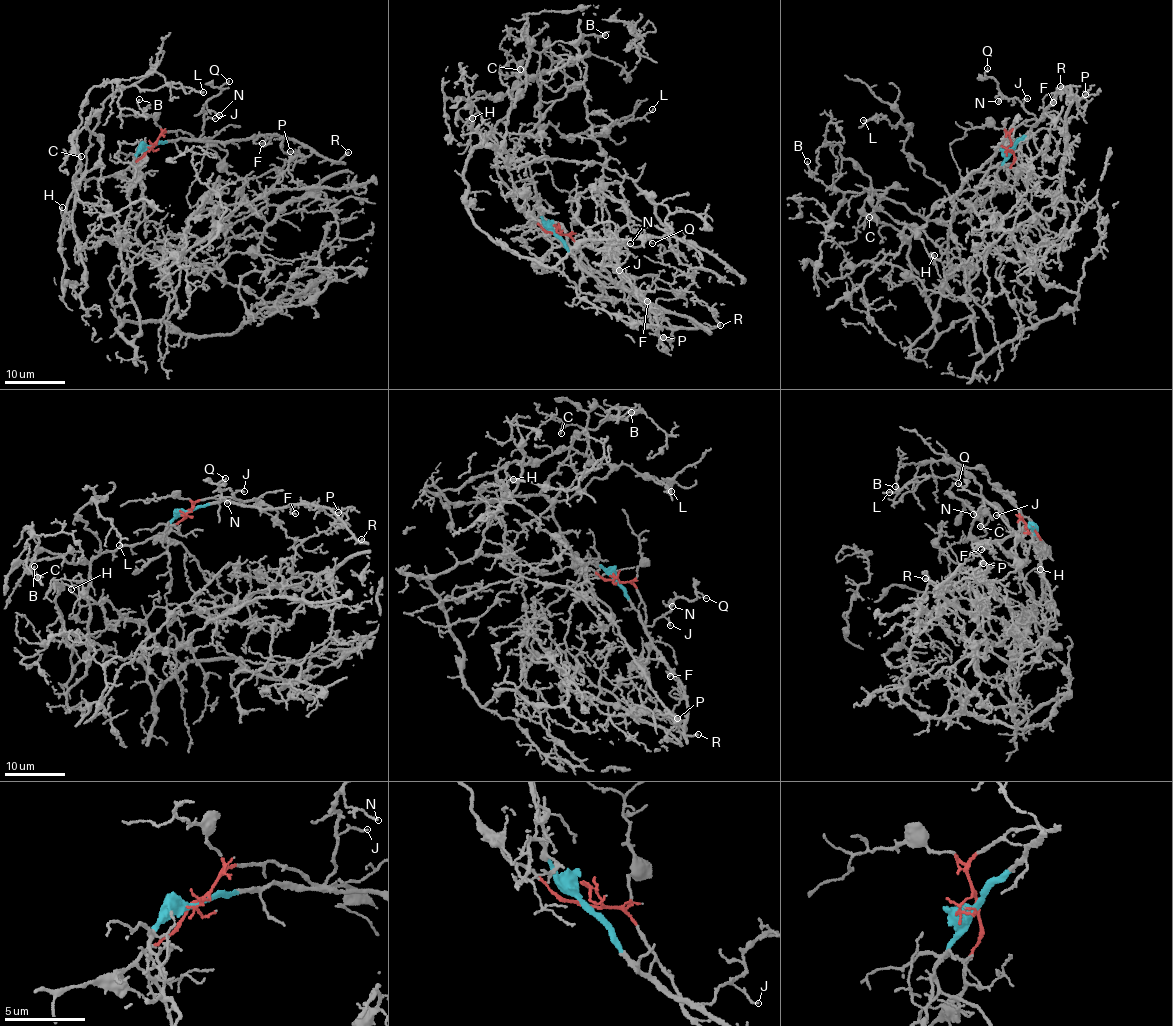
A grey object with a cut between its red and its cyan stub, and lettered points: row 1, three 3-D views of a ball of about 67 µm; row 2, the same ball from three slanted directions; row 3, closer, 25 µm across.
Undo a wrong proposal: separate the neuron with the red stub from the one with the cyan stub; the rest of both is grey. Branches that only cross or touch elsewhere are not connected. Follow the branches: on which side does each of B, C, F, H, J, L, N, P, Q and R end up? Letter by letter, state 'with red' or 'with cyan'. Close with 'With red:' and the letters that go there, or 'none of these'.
B: with red
C: with red
F: with cyan
H: with red
J: with cyan
L: with red
N: with cyan
P: with cyan
Q: with cyan
R: with cyan
With red: B, C, H, L

